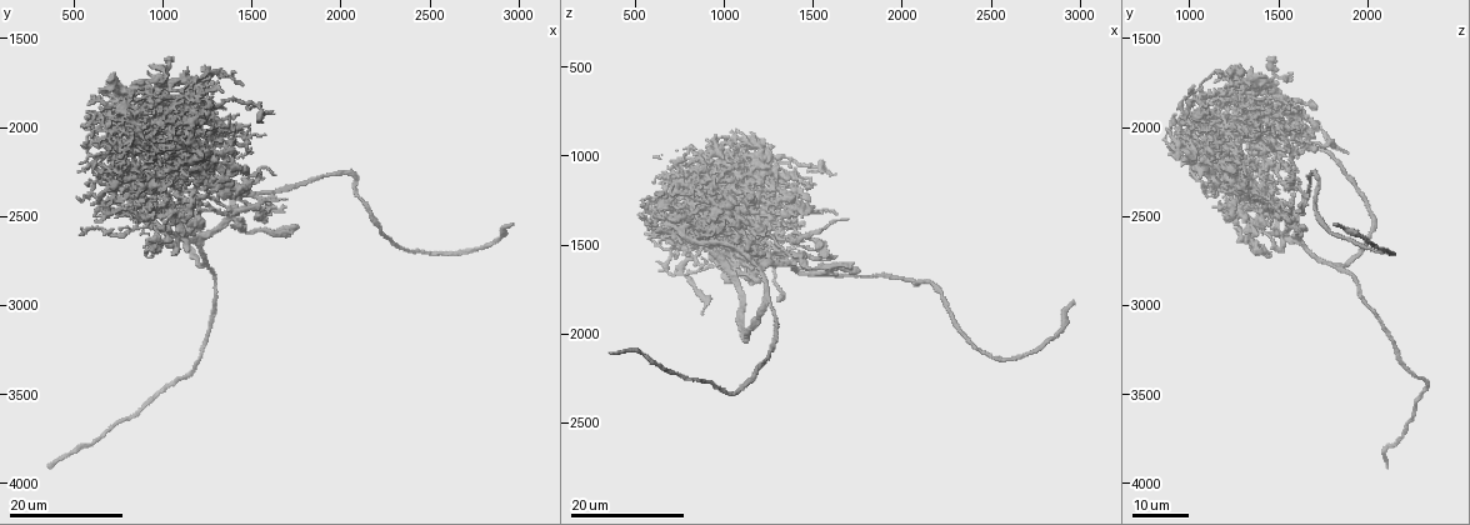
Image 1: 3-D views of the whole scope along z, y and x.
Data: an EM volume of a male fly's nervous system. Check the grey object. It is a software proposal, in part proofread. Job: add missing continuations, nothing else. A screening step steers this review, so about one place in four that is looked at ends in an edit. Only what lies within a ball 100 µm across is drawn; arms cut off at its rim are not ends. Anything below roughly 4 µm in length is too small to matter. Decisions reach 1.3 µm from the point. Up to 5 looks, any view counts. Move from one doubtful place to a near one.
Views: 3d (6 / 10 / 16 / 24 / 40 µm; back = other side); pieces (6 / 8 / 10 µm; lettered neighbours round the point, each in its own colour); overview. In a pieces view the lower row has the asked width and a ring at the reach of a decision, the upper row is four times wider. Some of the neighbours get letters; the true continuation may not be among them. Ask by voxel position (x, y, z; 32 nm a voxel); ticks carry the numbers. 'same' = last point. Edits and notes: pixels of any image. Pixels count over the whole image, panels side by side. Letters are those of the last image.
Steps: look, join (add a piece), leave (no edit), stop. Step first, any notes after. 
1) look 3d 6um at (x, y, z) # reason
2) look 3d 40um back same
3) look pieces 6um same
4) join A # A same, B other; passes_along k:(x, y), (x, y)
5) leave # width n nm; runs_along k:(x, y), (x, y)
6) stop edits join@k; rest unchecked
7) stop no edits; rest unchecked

look 3d 24um at (1740, 2580, 1640) # an open end

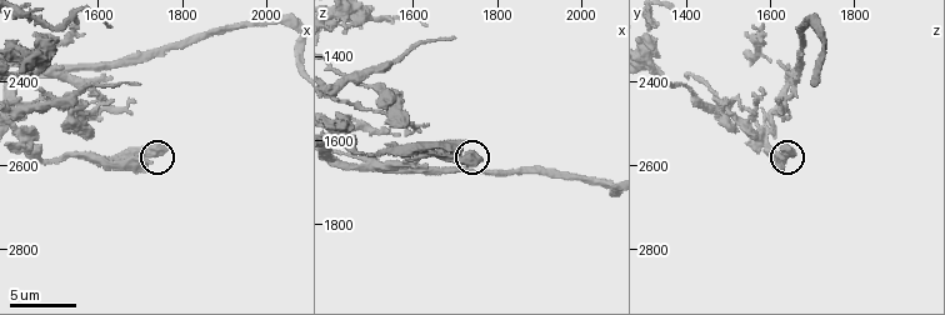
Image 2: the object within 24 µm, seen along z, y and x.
look pieces 10um at (1755, 2560, 1640) # see the neighbours

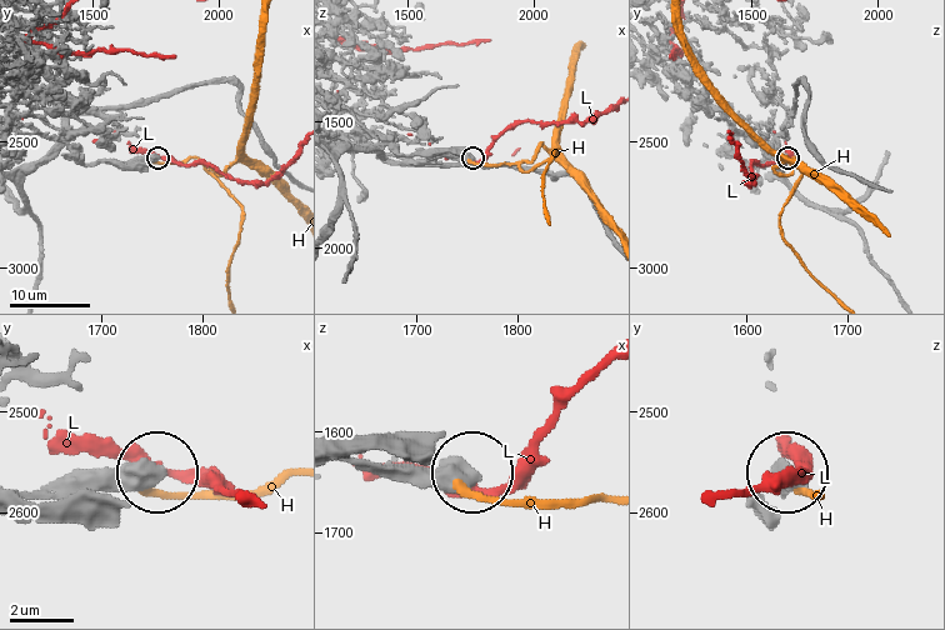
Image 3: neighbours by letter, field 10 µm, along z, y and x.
leave # H other, L other; runs_along 3:(26, 493), (154, 470); none of them fits

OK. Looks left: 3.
look pieces 8um at (1680, 2450, 1620) # tapers out

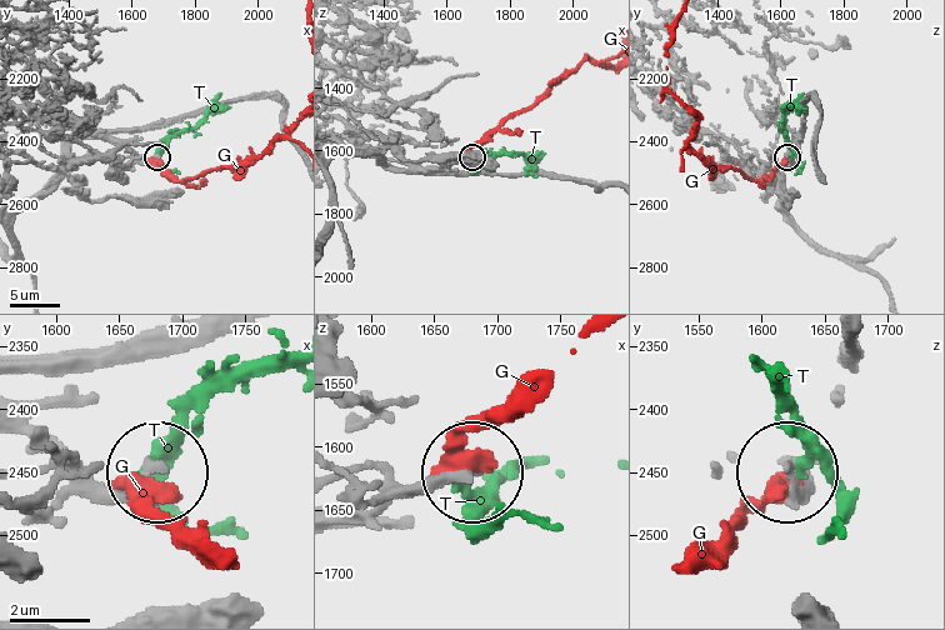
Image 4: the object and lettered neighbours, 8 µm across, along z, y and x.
leave # G other, T other; no lettered piece goes on from it

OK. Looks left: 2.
look pieces 8um at (1690, 2410, 1355) # end of a long branch

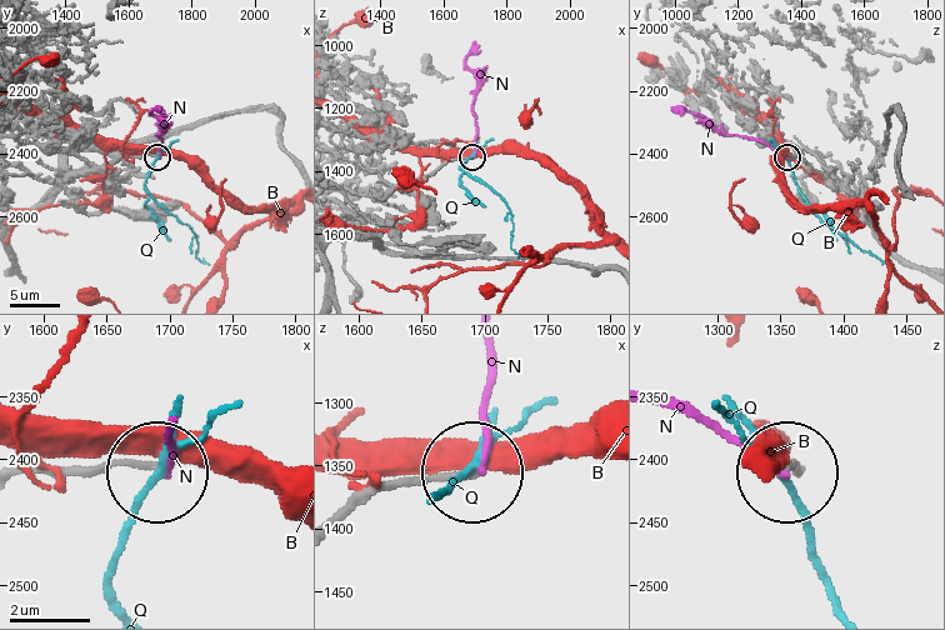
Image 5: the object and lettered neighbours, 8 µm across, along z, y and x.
leave # B other, N other, Q other; none of them fits

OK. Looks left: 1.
stop no edits; rest unchecked

